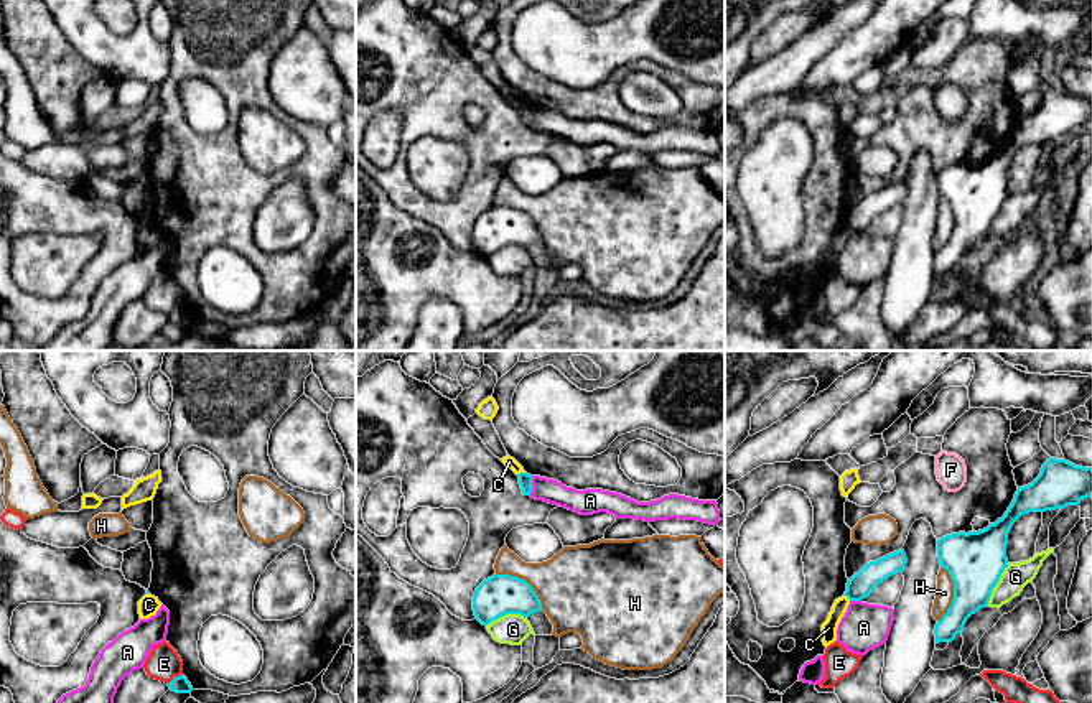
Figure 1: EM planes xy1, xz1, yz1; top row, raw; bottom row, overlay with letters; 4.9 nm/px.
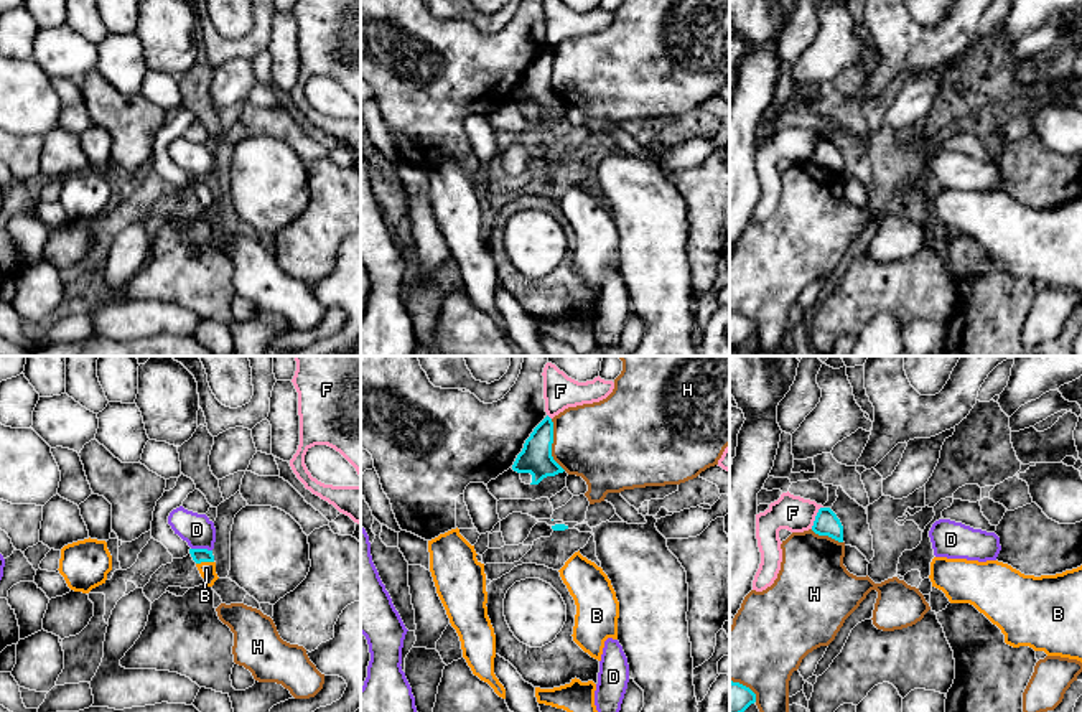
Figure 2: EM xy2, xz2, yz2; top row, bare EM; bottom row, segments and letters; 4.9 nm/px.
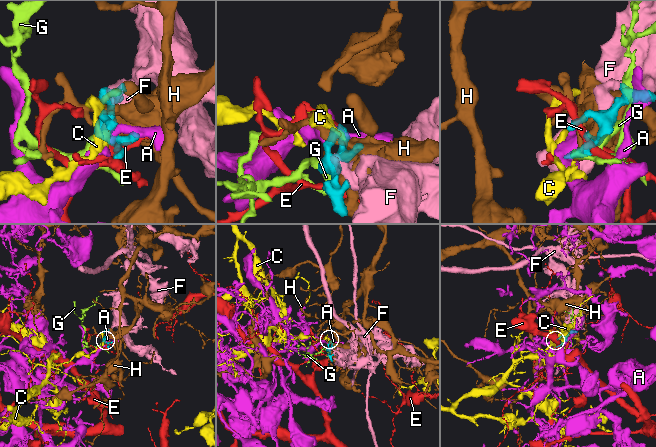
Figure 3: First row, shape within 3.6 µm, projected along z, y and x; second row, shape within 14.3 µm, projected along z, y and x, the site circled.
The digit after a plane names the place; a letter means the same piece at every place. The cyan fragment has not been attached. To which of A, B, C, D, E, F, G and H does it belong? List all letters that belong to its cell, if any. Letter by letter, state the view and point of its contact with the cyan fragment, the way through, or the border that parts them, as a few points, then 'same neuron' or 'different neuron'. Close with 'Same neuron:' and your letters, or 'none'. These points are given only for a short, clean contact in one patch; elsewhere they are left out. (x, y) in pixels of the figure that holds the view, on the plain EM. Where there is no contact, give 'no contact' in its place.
A: xz1 (532, 117) | along xz1 (532, 107), (532, 122), (529, 125) | different neuron
B: xy2 (205, 192) | across xy2 (198, 187), (205, 192), (206, 200) | same neuron
C: xz1 (521, 104) | along xz1 (524, 102), (518, 106) | different neuron
D: xy2 (201, 180) | along xy2 (191, 178), (211, 182) | different neuron
E: xy1 (175, 308) | different neuron
F: yz2 (816, 149) | different neuron
G: yz1 (995, 216) | along yz1 (1008, 195), (987, 236) | different neuron
H: xz1 (526, 213) | different neuron
Same neuron: B

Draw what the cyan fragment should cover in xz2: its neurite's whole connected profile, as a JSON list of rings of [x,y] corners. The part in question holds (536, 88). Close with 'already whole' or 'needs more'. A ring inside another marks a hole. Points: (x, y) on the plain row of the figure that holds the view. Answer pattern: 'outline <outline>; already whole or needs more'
outline [[[547,46],[525,71],[522,82],[517,86],[512,101],[530,104],[532,114],[539,115],[547,107],[555,107],[565,101],[552,87],[553,53]]]; already whole

